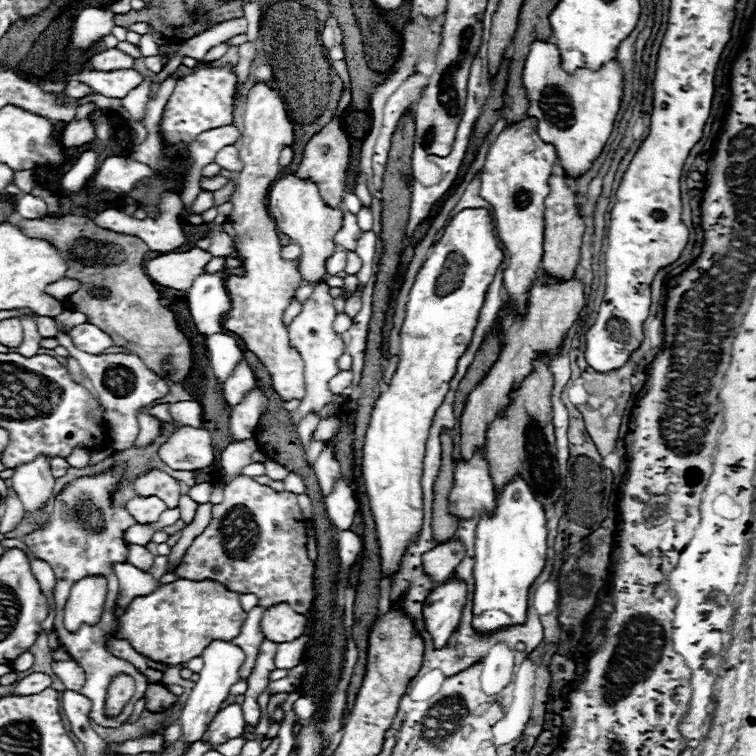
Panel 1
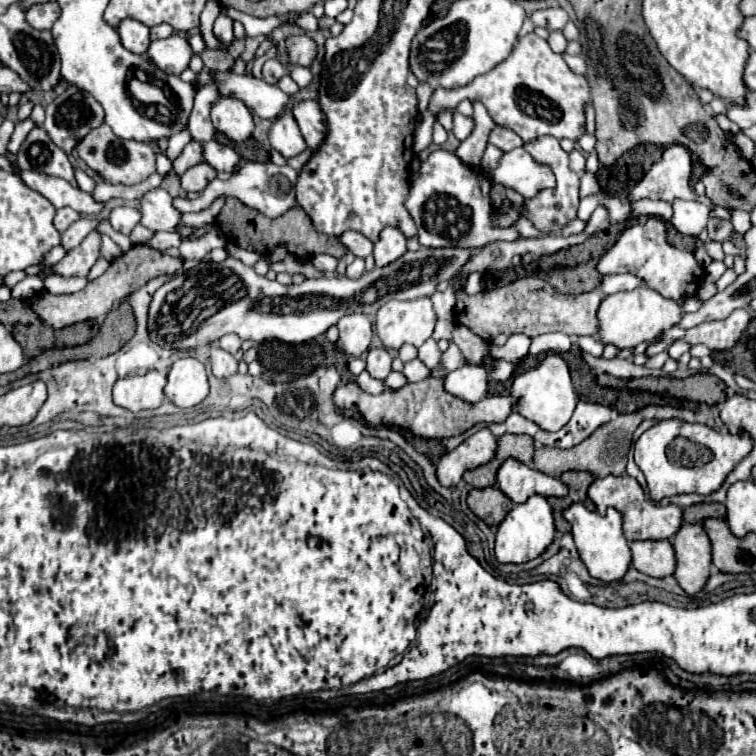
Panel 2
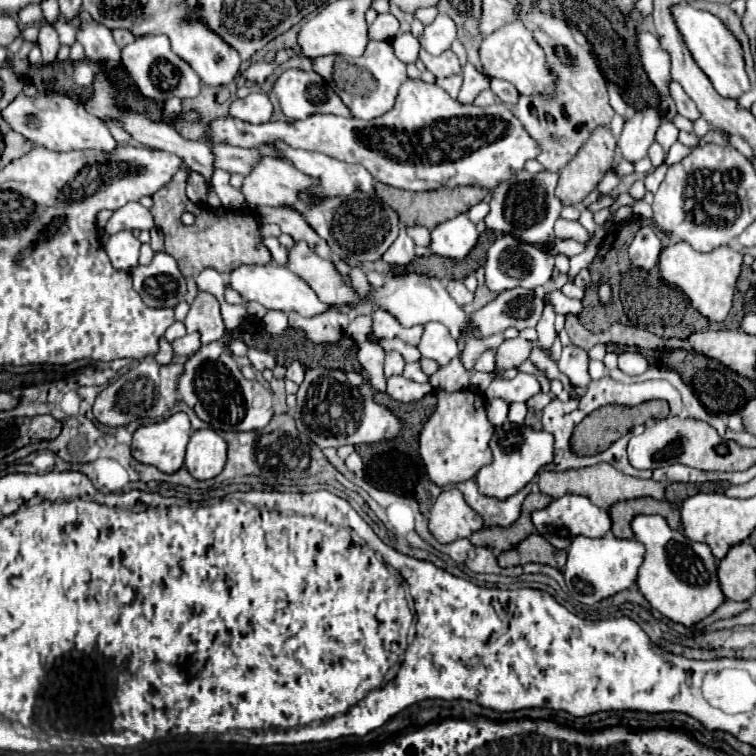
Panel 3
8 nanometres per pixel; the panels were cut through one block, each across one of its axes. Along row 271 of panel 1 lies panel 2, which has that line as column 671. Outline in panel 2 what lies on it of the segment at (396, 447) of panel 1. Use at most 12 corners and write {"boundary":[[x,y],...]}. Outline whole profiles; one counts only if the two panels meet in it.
{"boundary":[[662,420],[634,444],[654,500],[716,492],[752,438]]}

